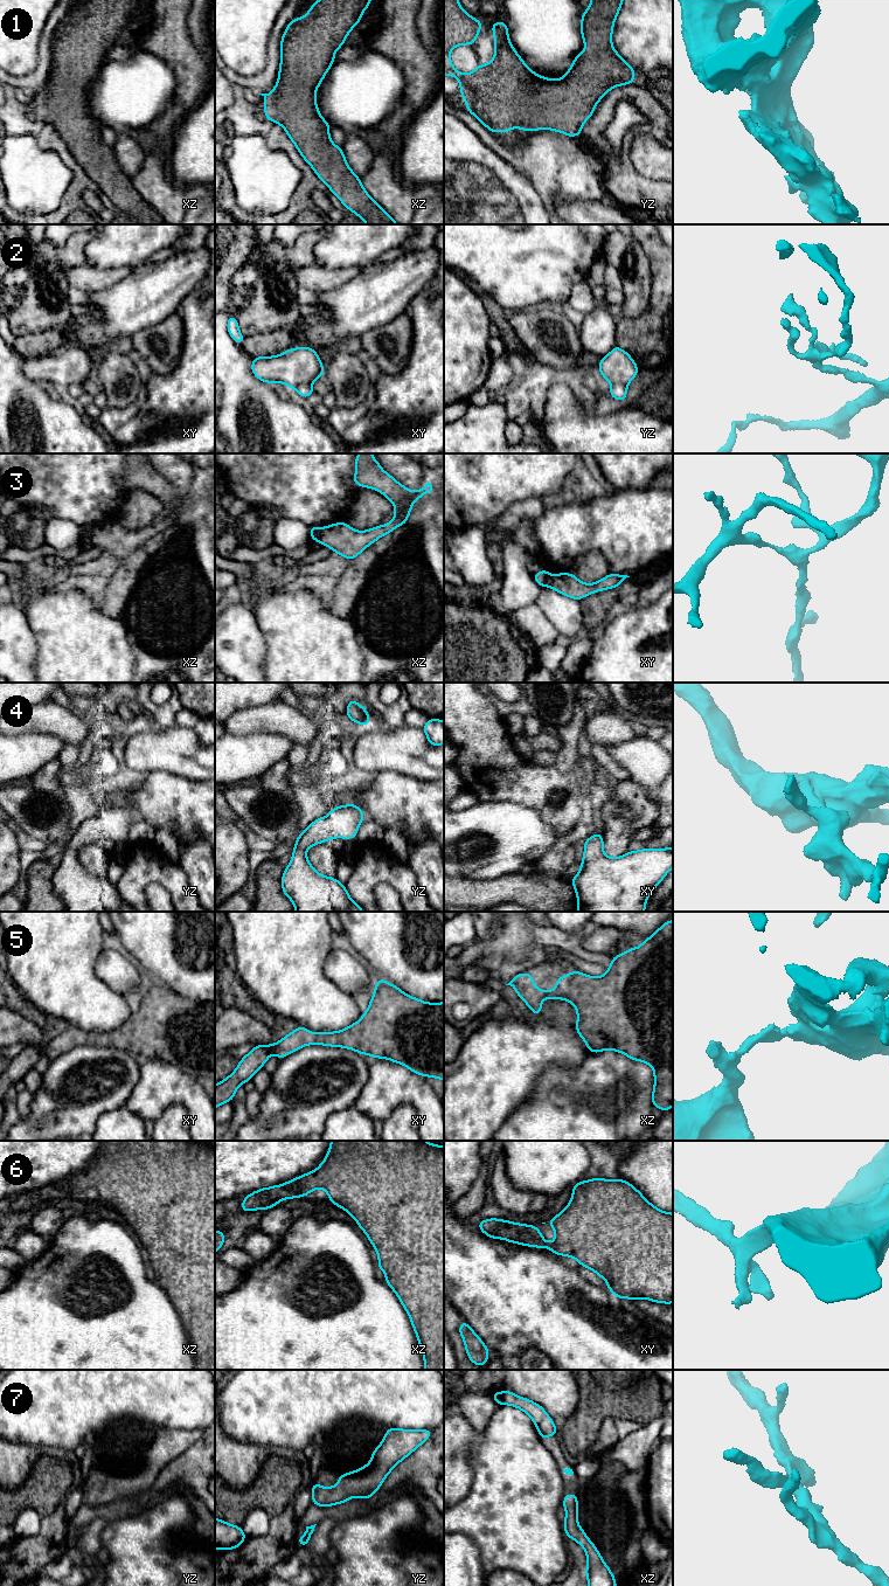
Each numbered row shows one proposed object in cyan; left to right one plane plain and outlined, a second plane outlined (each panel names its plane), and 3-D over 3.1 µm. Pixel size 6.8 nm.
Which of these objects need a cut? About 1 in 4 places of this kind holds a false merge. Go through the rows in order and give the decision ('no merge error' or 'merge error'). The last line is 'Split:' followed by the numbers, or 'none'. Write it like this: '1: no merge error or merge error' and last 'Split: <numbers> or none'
1: no merge error
2: merge error
3: merge error
4: no merge error
5: no merge error
6: no merge error
7: no merge error
Split: 2, 3

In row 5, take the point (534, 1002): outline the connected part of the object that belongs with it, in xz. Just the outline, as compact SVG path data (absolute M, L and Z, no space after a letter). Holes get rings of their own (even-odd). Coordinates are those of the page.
M673 920L666 921L638 948L627 949L625 953L611 957L611 967L602 977L571 970L568 975L560 976L556 986L546 992L534 985L532 974L520 972L506 985L514 988L518 996L533 1011L534 1017L540 1014L543 998L564 999L572 1004L577 1010L575 1029L586 1044L589 1052L598 1053L611 1050L623 1053L634 1061L648 1064L654 1073L652 1106L662 1111L673 1107Z

